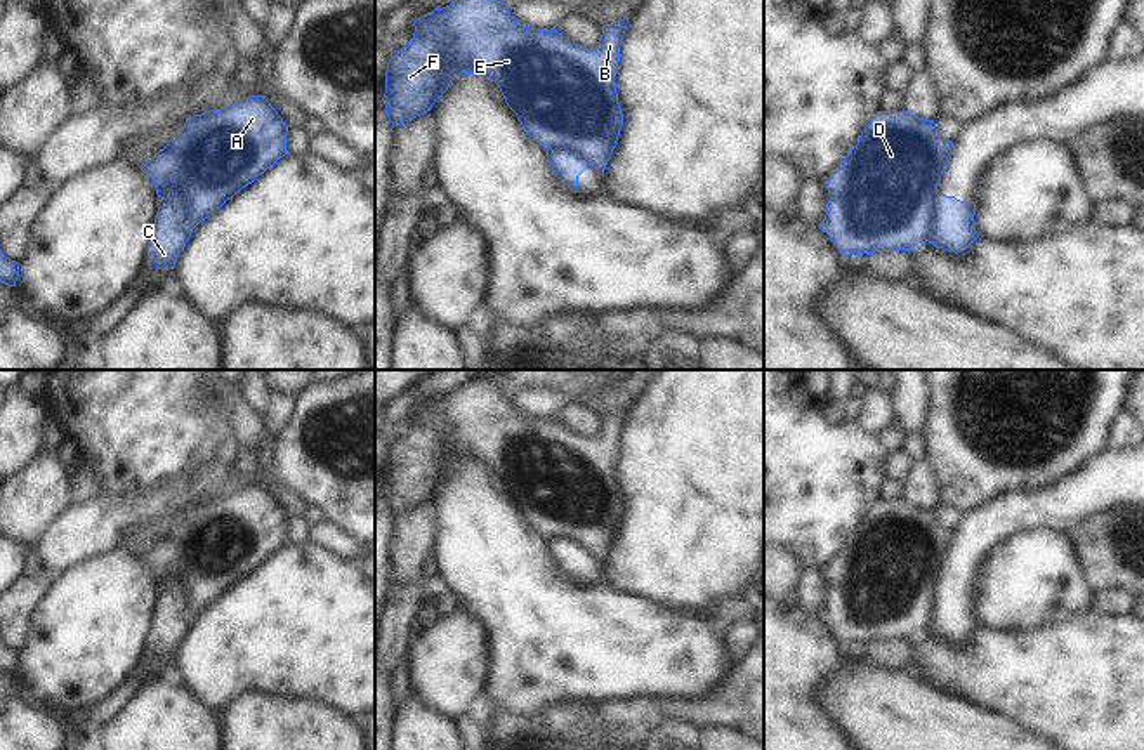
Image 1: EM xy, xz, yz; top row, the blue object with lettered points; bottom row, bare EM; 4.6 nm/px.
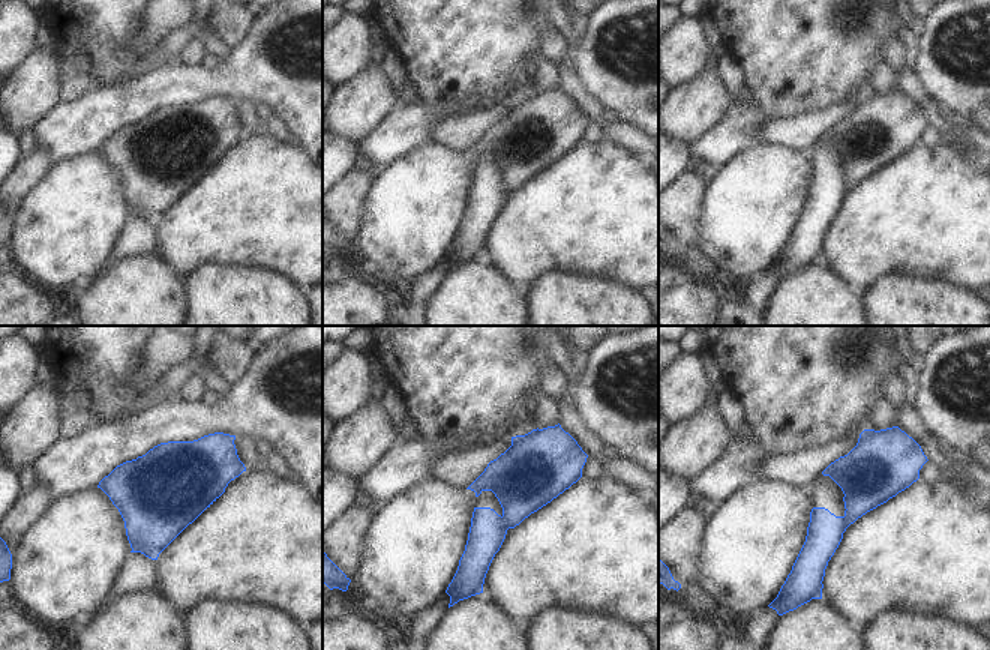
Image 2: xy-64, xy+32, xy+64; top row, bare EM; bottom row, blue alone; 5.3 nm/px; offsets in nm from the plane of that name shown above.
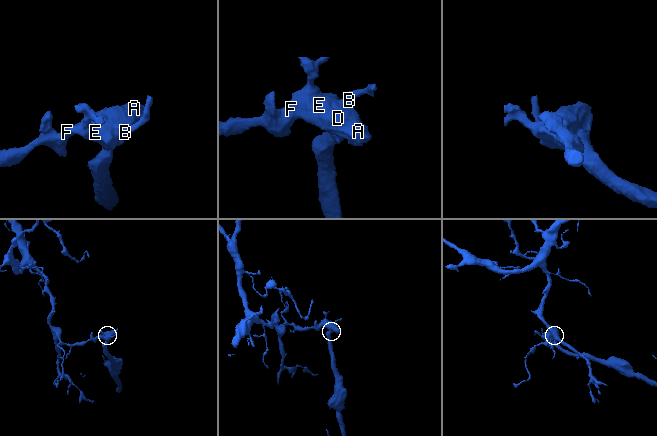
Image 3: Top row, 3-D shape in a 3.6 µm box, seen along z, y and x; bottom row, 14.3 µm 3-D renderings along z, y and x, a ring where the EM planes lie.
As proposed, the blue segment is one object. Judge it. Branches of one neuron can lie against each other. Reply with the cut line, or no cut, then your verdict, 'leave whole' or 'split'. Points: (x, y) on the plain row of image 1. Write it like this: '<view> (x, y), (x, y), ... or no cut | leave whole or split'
xy (169, 580), (177, 580), (183, 585), (186, 608), (193, 617) | split

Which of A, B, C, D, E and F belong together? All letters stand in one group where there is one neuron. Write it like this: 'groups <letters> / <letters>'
groups A B D E F / C

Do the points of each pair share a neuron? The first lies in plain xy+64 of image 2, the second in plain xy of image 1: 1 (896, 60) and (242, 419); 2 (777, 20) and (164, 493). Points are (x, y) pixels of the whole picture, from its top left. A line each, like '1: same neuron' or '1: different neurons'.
1: same neuron
2: different neurons

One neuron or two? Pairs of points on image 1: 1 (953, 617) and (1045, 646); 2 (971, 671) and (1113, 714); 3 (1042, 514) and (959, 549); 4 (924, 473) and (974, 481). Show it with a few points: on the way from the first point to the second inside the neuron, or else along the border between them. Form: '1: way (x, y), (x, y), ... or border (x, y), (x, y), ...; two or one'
1: border (979, 625), (957, 641), (940, 636); two
2: way (1005, 672), (1078, 683); one
3: way (1021, 514), (1007, 514), (979, 532); one
4: border (927, 457), (941, 500); two

